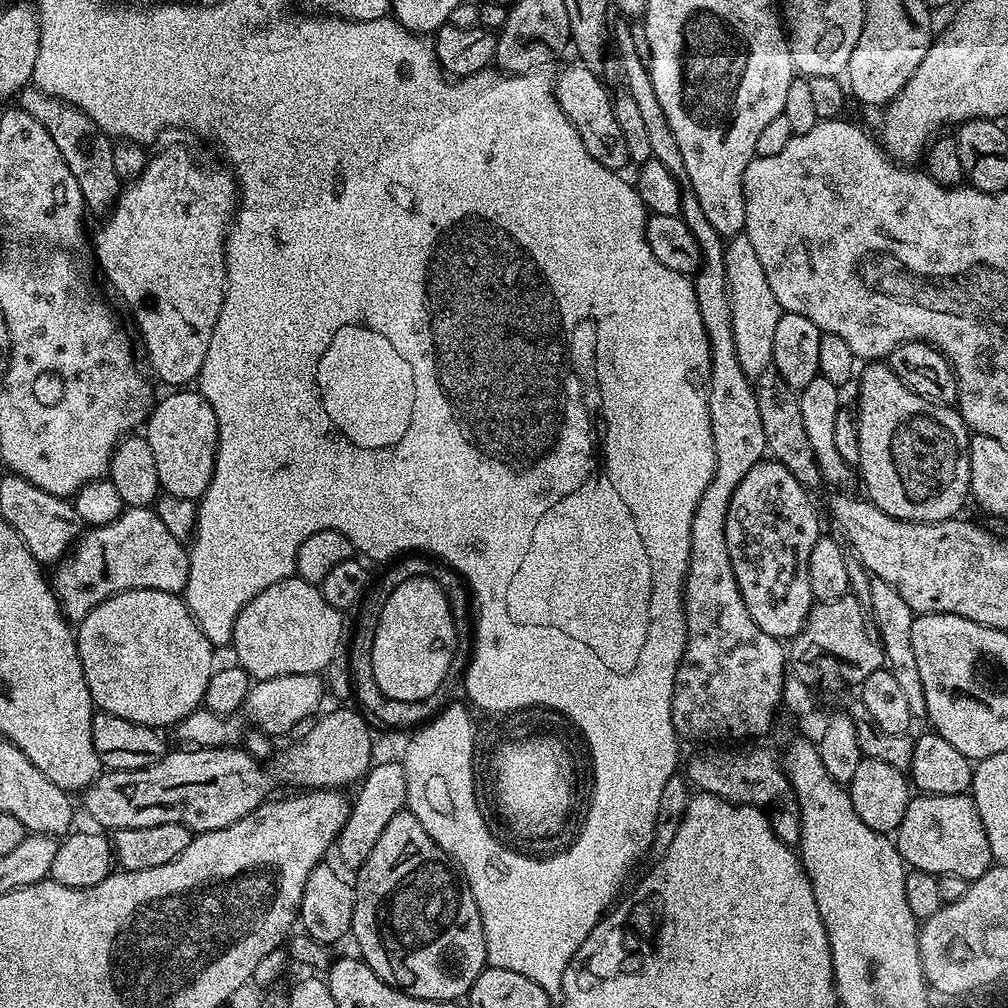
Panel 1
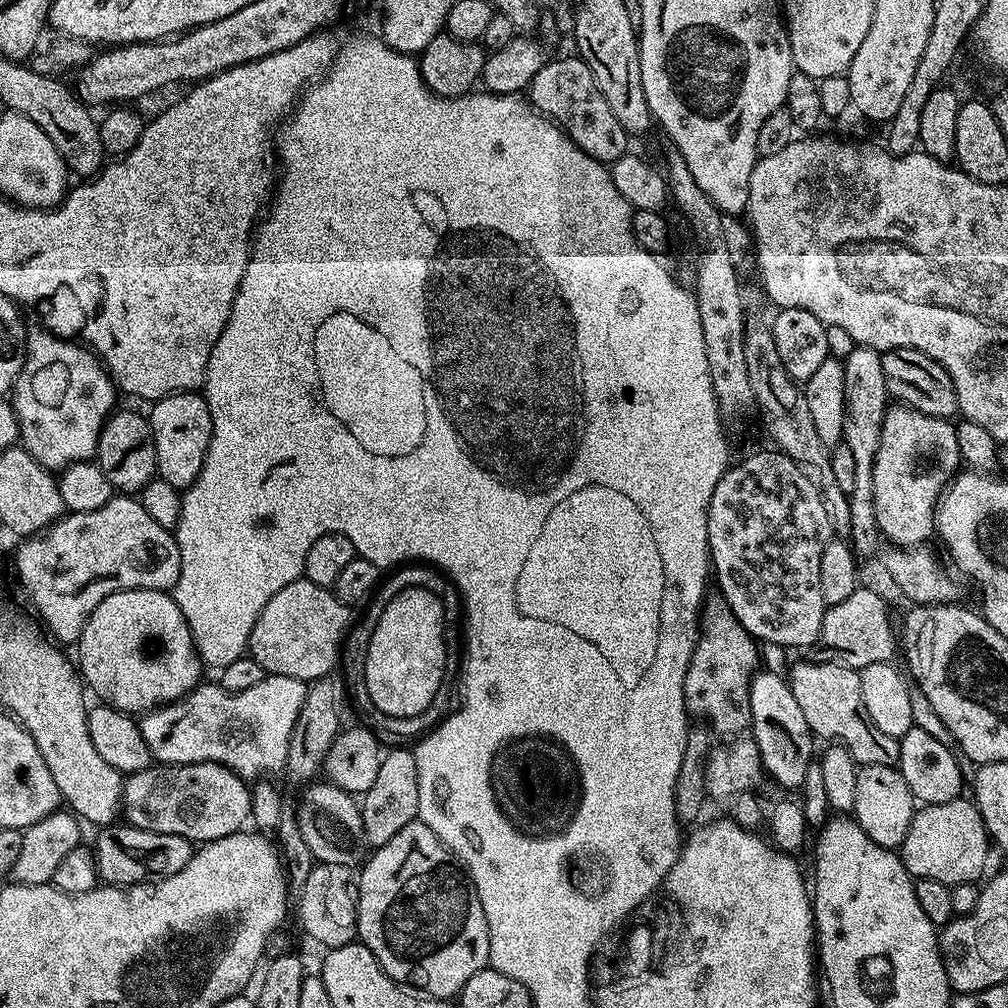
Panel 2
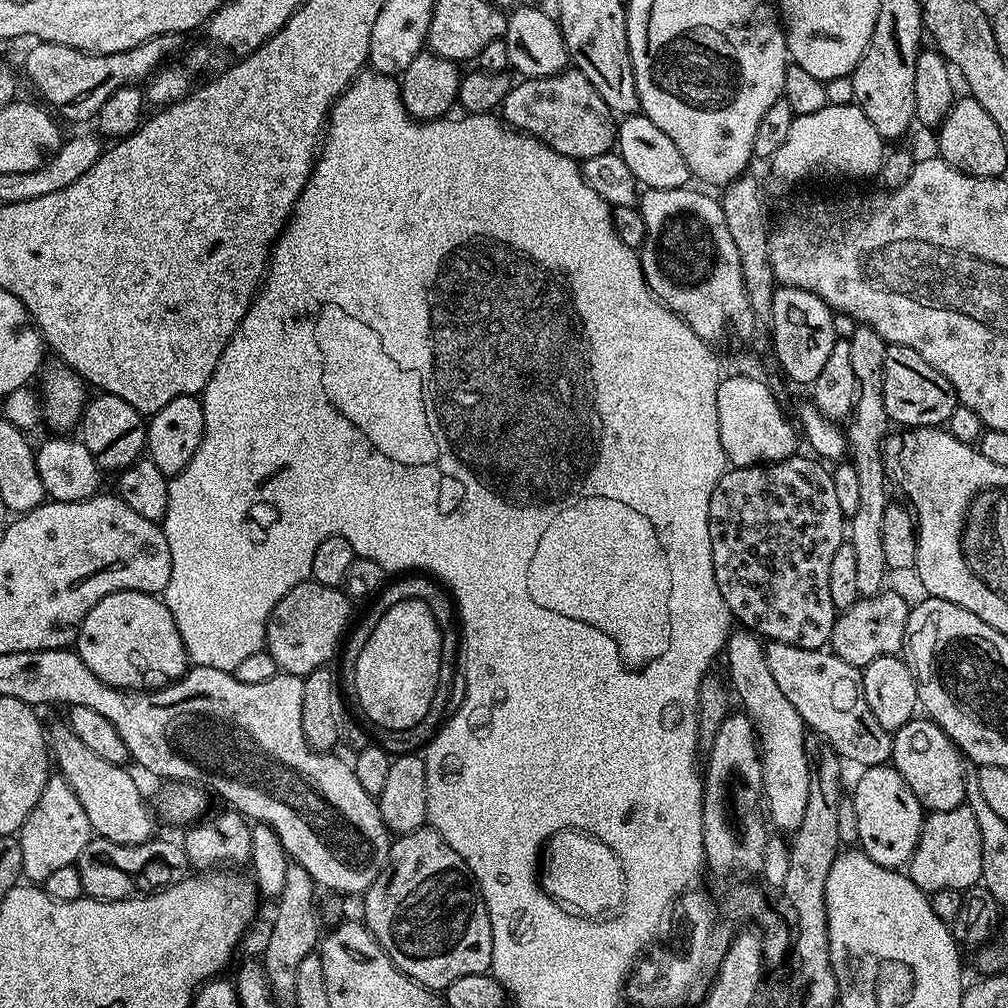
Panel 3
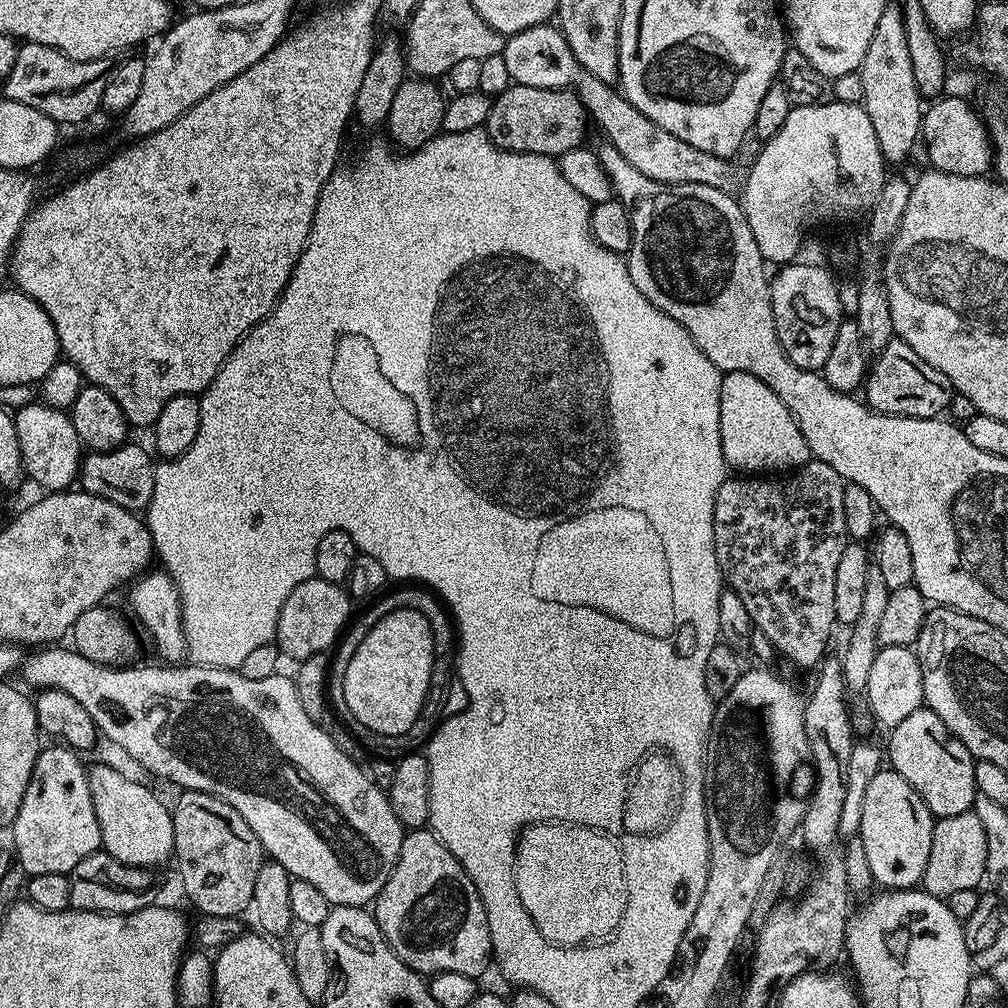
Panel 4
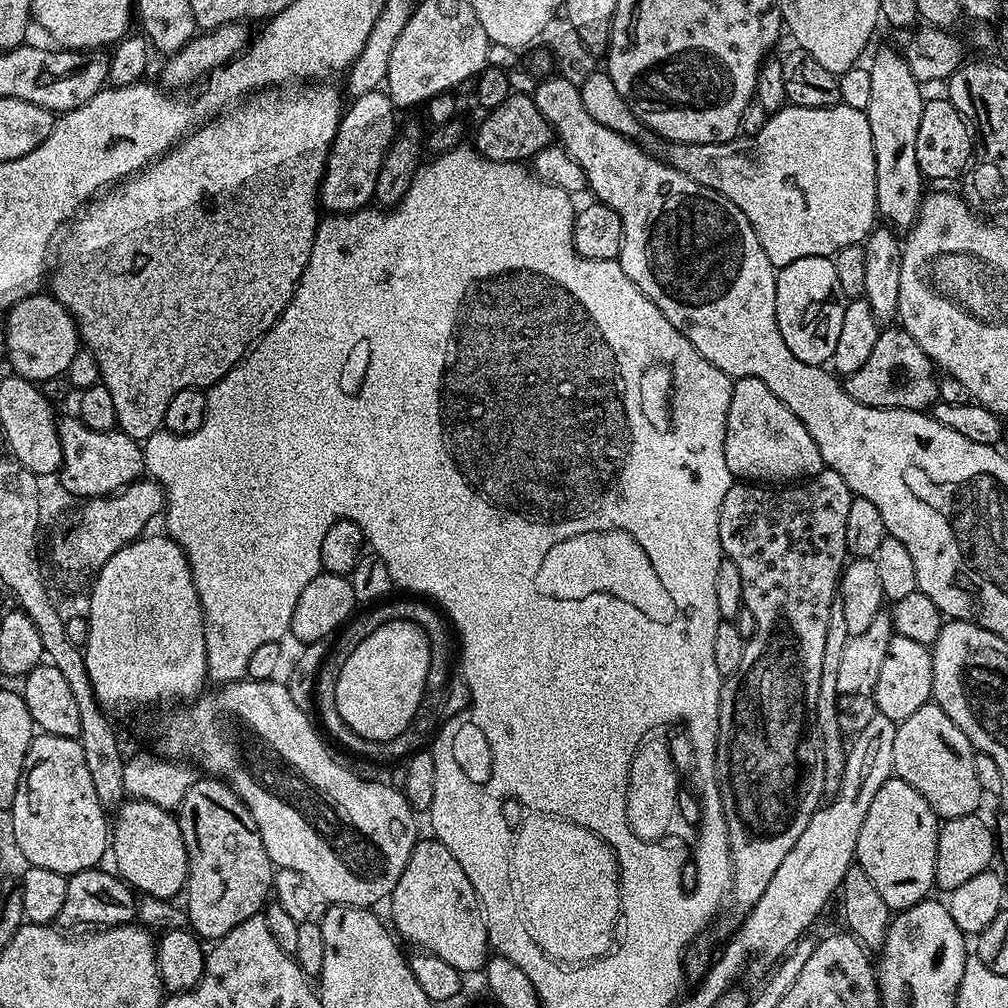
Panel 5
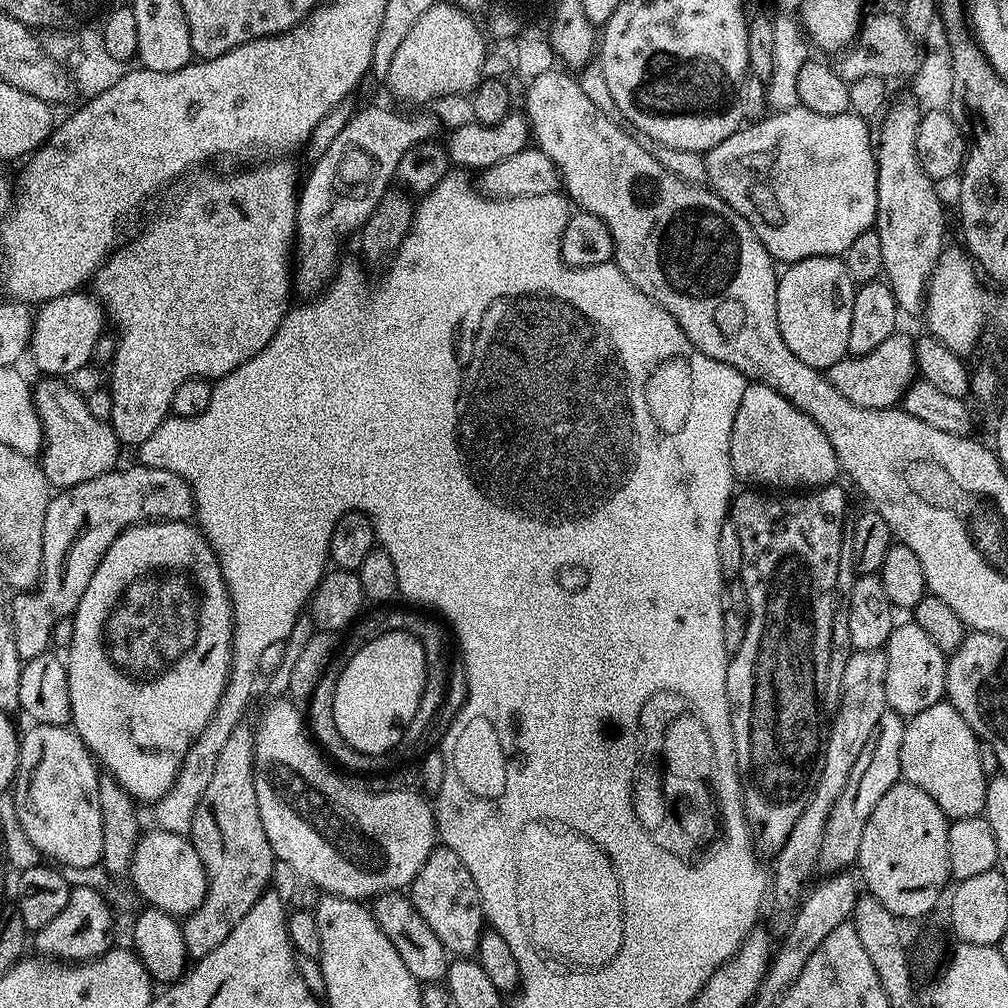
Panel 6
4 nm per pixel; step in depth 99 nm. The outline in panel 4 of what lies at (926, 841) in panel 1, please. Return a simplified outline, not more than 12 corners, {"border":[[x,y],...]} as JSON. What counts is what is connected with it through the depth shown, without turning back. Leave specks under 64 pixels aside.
{"border":[[973,811],[939,817],[923,891],[979,889],[986,835]]}

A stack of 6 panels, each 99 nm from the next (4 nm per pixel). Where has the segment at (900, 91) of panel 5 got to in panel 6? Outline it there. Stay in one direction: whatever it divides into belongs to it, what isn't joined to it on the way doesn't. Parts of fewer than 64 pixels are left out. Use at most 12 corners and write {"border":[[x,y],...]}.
{"border":[[912,98],[879,121],[874,229],[901,313],[946,247]]}

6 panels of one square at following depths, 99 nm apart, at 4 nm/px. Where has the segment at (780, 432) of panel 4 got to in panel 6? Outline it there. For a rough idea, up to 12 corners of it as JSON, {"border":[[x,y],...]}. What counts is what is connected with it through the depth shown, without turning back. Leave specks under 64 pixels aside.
{"border":[[749,383],[732,475],[815,490],[840,463],[830,438],[770,386]]}

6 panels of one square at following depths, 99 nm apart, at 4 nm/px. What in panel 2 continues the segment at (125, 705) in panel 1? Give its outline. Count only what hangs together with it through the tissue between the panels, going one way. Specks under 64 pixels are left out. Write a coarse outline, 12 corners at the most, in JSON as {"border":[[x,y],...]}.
{"border":[[125,588],[78,641],[83,683],[151,712],[201,683],[168,592]]}

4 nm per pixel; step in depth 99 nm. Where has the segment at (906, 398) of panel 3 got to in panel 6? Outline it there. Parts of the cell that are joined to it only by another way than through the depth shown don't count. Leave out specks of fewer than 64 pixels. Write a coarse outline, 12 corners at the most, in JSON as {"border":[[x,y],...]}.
{"border":[[897,334],[826,370],[854,406],[894,408],[917,379],[913,337]]}

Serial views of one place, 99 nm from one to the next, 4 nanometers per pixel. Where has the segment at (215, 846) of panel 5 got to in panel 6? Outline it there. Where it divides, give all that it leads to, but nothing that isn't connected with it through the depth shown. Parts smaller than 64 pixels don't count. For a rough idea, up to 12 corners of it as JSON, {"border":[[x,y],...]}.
{"border":[[255,731],[226,738],[190,839],[208,879],[182,920],[193,961],[272,884]]}

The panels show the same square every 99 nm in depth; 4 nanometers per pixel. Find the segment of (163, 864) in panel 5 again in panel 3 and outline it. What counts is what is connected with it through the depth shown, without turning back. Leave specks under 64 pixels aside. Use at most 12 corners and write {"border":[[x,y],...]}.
{"border":[[67,723],[51,759],[96,836],[153,839],[149,805],[127,767],[98,758]]}

